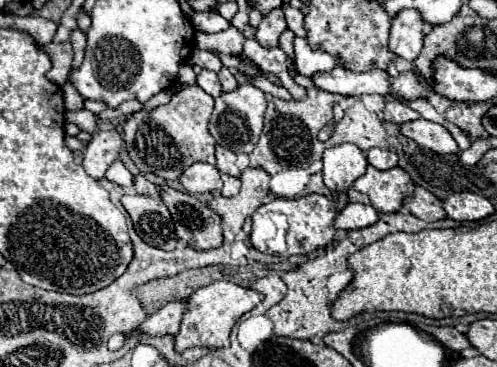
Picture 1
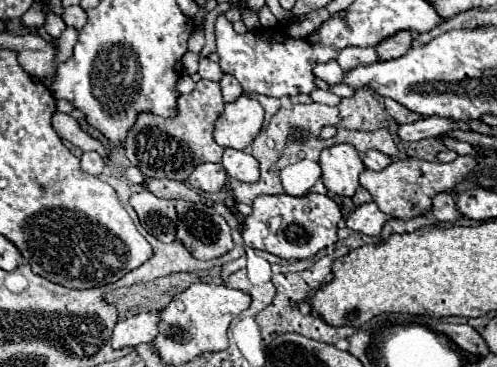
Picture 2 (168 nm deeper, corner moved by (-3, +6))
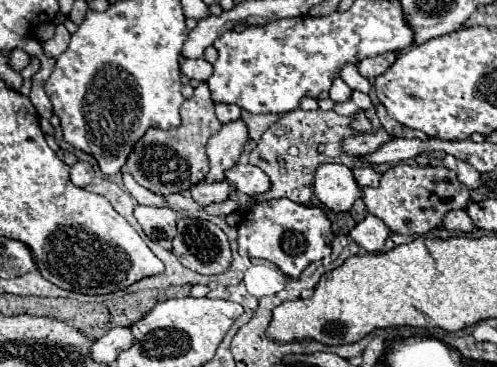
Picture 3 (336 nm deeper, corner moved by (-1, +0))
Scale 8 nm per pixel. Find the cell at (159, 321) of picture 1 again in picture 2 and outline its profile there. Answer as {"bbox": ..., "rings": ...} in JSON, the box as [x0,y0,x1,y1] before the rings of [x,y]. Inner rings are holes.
{"bbox":[111,313,159,349],"rings":[[[139,313],[119,321],[113,329],[111,347],[123,349],[123,347],[137,347],[141,343],[151,343],[159,333],[157,323],[159,313]]]}

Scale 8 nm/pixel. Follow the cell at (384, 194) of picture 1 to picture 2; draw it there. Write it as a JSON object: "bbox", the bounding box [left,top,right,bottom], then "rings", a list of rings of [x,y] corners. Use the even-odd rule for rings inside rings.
{"bbox":[359,155,479,221],"rings":[[[467,155],[467,157],[457,157],[451,163],[429,163],[423,159],[405,157],[405,159],[393,161],[383,171],[365,169],[359,177],[359,183],[373,195],[373,201],[377,203],[377,207],[383,213],[409,221],[409,219],[415,219],[423,213],[427,213],[431,209],[431,201],[437,193],[451,193],[453,187],[465,179],[465,167],[477,165],[477,159],[479,157]]]}

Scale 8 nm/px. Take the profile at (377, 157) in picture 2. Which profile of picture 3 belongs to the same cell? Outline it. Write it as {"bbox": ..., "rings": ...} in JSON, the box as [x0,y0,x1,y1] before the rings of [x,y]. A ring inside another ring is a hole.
{"bbox":[353,165,381,187],"rings":[[[371,165],[357,167],[357,169],[353,169],[353,173],[355,173],[355,179],[357,179],[359,187],[367,187],[367,185],[377,187],[377,183],[379,183],[379,179],[381,179],[381,175],[379,175]]]}

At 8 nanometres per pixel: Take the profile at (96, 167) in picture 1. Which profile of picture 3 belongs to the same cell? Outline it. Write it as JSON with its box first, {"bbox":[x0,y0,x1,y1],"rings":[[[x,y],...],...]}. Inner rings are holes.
{"bbox":[71,161,95,187],"rings":[[[77,161],[77,163],[71,167],[71,181],[73,181],[77,187],[87,187],[93,177],[95,177],[95,171],[93,171],[93,167],[91,167],[87,161]]]}

